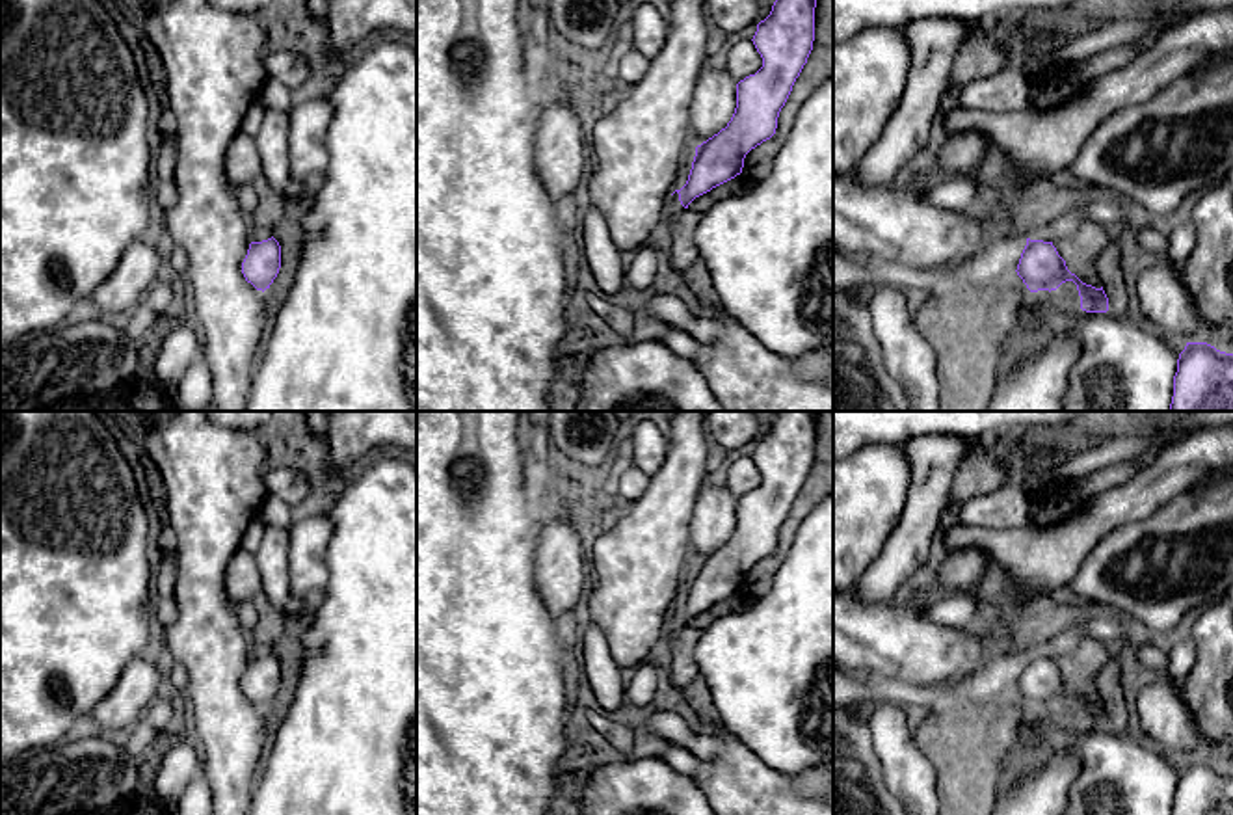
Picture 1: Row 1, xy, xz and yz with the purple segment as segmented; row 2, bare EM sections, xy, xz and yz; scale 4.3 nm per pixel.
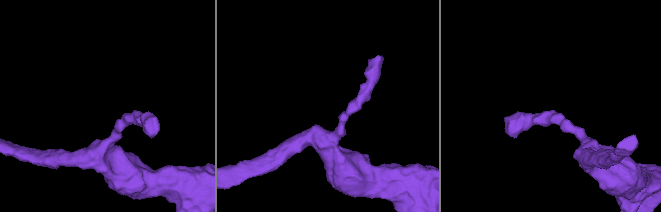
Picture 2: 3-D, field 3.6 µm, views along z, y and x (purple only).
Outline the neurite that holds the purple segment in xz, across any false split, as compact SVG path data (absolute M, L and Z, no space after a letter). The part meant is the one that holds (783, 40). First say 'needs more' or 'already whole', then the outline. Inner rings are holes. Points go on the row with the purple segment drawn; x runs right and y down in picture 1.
already whole; M776 0L770 15L757 24L751 41L762 58L762 67L736 84L736 108L727 127L696 147L688 180L675 190L684 208L696 197L740 175L746 154L776 134L779 112L813 50L815 7L816 0Z

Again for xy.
already whole; M272 236L262 242L251 242L242 262L242 274L257 290L266 290L277 277L281 268L281 246Z

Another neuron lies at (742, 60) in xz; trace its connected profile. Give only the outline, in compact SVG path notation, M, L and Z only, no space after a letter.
M751 39L738 41L727 54L725 71L736 80L755 74L762 67L762 58Z

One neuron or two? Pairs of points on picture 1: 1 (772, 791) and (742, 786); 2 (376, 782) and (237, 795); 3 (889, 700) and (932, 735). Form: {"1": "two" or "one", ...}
{"1": "one", "2": "two", "3": "two"}

